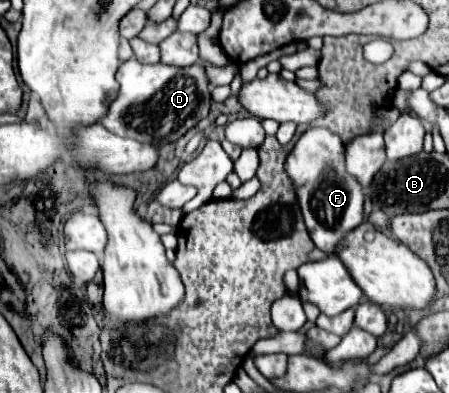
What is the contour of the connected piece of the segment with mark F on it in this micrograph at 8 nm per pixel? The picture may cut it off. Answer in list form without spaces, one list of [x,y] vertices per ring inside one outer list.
[[[322,127],[308,129],[286,159],[286,173],[296,185],[302,215],[314,245],[326,255],[336,255],[346,235],[364,221],[364,193],[358,181],[344,169],[344,145],[340,137]]]

